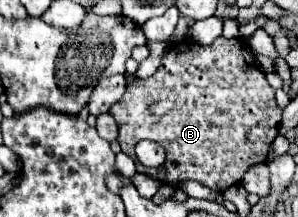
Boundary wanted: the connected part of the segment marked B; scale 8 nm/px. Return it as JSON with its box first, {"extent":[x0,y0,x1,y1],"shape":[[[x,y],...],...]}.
{"extent":[110,38,282,192],"shape":[[[216,38],[210,46],[198,46],[196,42],[172,44],[164,54],[158,70],[146,78],[134,78],[126,84],[126,94],[120,102],[110,108],[110,114],[118,122],[118,142],[122,152],[134,158],[134,146],[140,140],[154,140],[166,150],[166,162],[156,168],[142,166],[136,160],[136,168],[168,186],[180,186],[186,180],[196,180],[206,188],[224,192],[226,188],[238,184],[242,174],[260,162],[266,162],[268,150],[278,136],[278,124],[282,120],[282,110],[274,100],[274,88],[268,84],[266,74],[254,66],[254,56],[240,38]]]}

